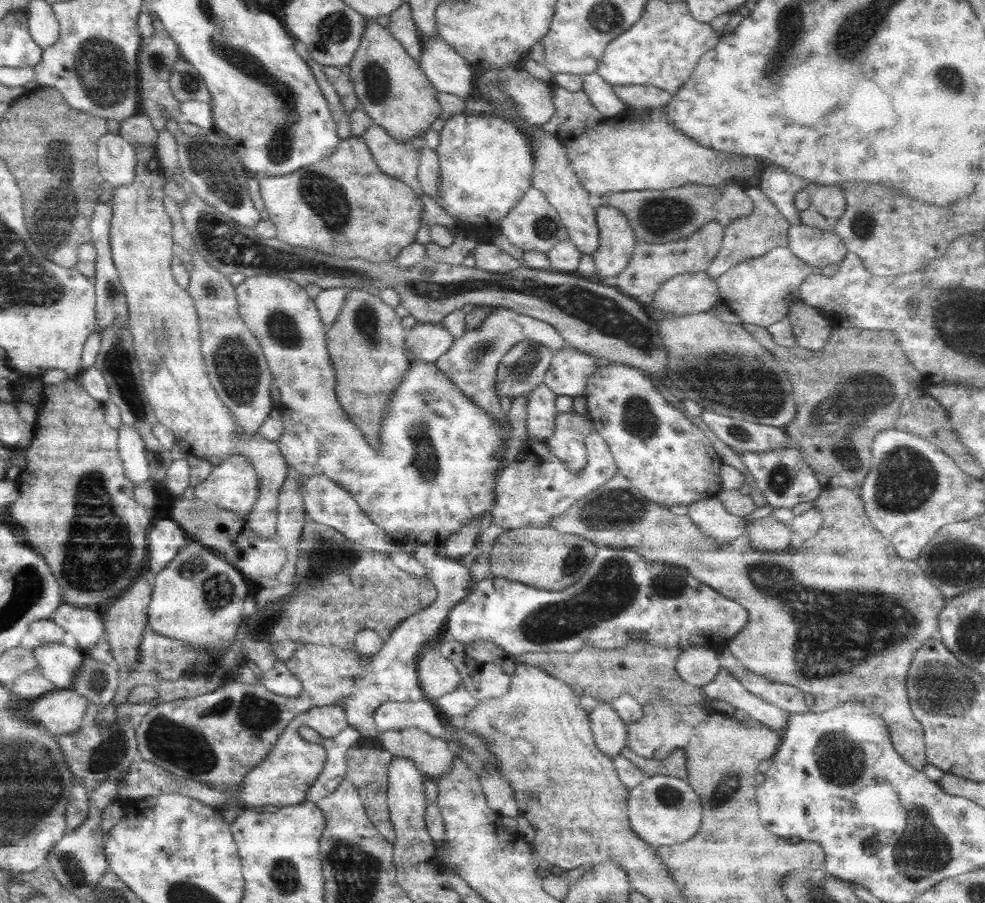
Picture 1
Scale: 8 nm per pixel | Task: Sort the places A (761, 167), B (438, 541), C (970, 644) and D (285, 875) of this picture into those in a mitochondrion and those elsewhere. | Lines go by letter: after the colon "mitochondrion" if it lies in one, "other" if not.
A: other
B: other
C: mitochondrion
D: mitochondrion

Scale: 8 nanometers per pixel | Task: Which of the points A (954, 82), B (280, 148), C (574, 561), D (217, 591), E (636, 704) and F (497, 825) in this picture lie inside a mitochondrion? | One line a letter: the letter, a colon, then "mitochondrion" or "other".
A: mitochondrion
B: mitochondrion
C: mitochondrion
D: mitochondrion
E: other
F: other

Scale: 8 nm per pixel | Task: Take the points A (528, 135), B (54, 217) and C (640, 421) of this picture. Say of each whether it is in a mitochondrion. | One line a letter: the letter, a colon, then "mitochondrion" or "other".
A: other
B: mitochondrion
C: mitochondrion

